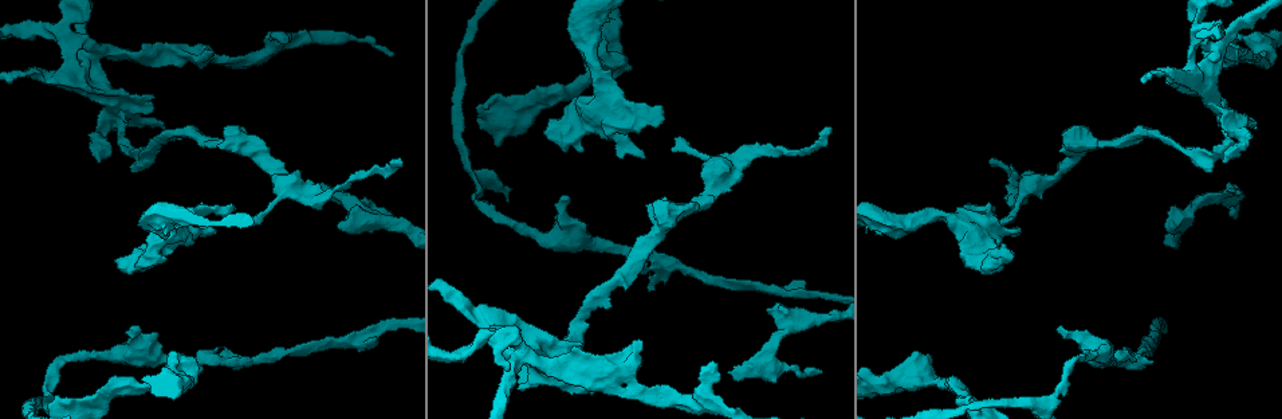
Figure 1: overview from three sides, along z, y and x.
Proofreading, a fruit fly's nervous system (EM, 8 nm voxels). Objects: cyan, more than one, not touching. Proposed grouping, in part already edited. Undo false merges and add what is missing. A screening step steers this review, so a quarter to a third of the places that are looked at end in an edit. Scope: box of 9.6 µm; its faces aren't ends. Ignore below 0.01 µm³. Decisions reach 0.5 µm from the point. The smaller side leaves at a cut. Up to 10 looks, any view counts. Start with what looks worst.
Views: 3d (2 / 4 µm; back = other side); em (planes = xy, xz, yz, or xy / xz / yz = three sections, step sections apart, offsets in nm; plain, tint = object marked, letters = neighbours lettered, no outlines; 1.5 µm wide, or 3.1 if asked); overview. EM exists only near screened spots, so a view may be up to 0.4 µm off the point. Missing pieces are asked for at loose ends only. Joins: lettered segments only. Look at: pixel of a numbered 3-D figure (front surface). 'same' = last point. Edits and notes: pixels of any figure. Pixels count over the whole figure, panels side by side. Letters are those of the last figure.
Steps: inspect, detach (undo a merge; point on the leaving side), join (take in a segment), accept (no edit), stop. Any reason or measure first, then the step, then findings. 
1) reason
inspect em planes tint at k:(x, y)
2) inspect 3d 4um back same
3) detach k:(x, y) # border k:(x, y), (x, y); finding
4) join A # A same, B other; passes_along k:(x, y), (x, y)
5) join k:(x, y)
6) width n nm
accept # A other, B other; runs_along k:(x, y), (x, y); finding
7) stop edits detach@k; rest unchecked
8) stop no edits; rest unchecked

free end
inspect 3d 4um at 1:(1233, 218)

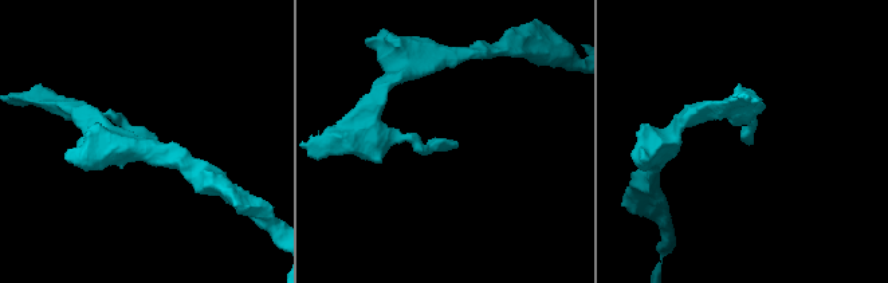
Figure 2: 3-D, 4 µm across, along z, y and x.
need the tissue
inspect em planes letters at 2:(743, 136)

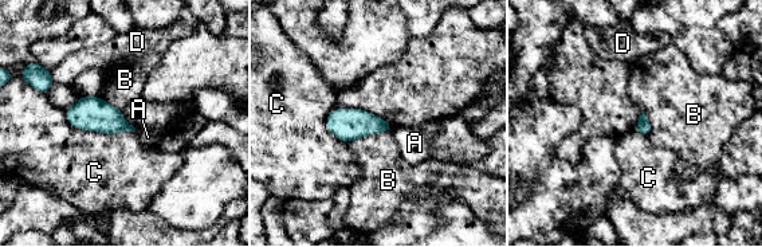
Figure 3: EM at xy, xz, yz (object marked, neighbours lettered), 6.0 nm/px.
longest_contact C 440 nm
accept # A other, B other, C other, D other; border 3:(65, 112), (77, 128), (134, 132); no lettered segment goes on from it

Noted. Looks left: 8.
branch stops here
inspect 3d 2um at 1:(165, 127)

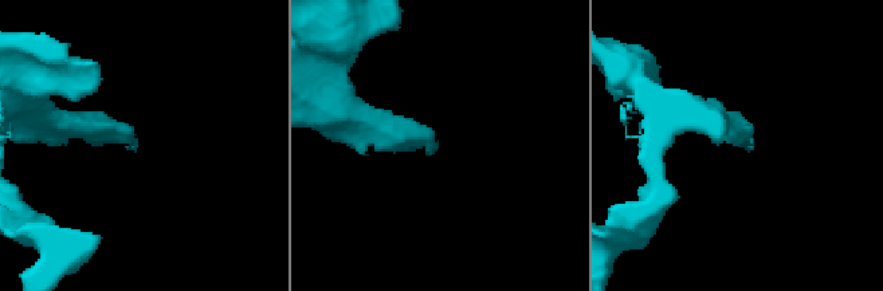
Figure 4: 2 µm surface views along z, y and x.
need the tissue
inspect em planes letters at 4:(747, 152)

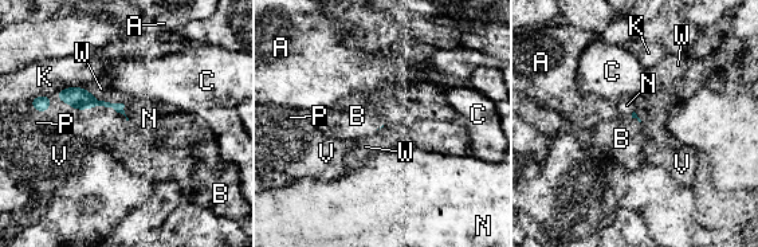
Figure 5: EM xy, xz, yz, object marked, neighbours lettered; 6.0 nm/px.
join B # A other, B same, C other, K other, N other, P other, V other, W other; passes_along 5:(77, 97), (91, 106), (101, 125); the neuron continues

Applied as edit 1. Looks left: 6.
see it whole again
inspect overview

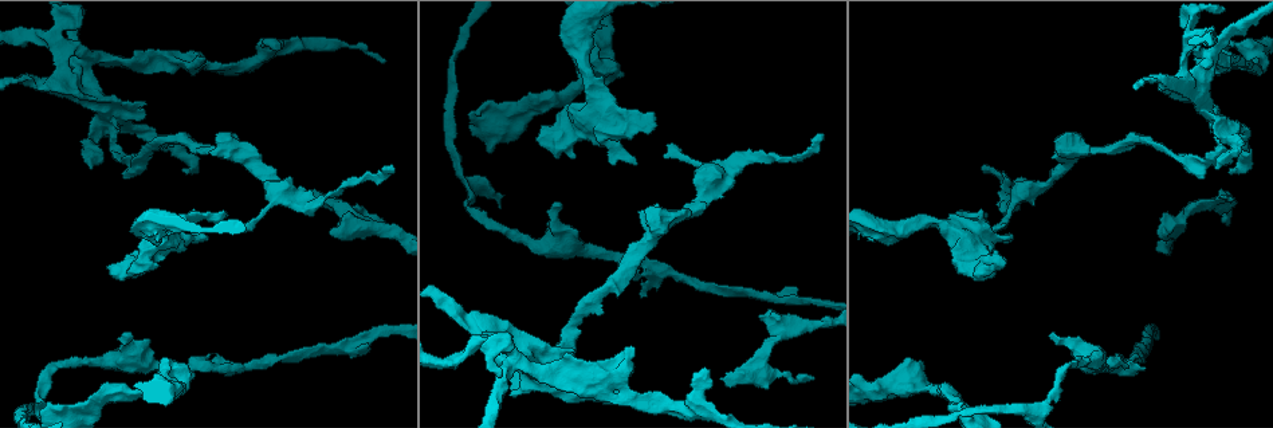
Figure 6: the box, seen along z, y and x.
inspect em planes letters at 6:(227, 213)

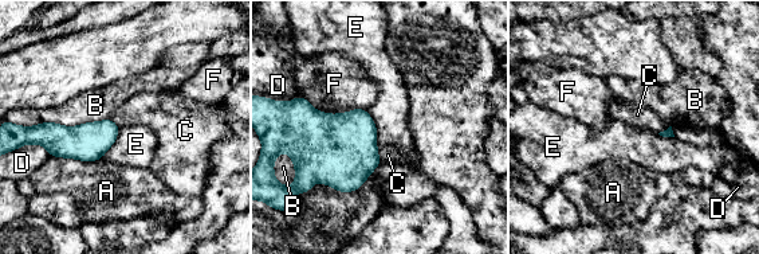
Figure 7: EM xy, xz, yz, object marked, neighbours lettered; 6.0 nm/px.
accept # A other, B other, C other, D other, E other, F other; border 7:(365, 109), (373, 120), (377, 144); none of them fits

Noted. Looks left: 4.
an open end
inspect 3d 4um at 6:(640, 297)

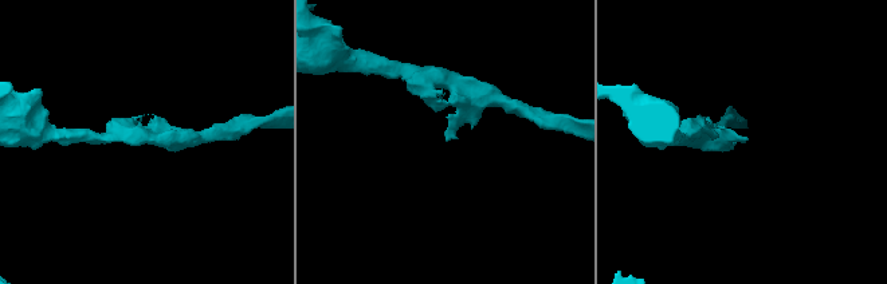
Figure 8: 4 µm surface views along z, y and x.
inspect em planes letters at 8:(449, 140)

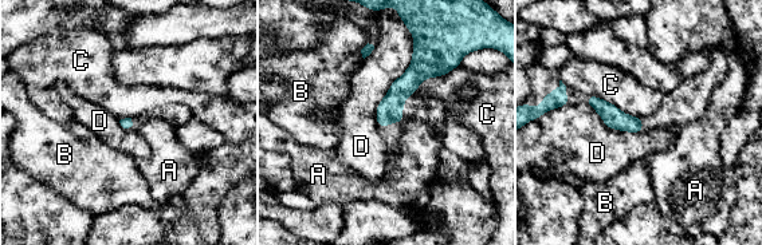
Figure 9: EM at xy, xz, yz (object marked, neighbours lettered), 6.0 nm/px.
accept # A other, B other, C other, D other; border 9:(586, 94), (641, 119); no lettered segment goes on from it

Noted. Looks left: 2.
stop edits join@5; rest unchecked

